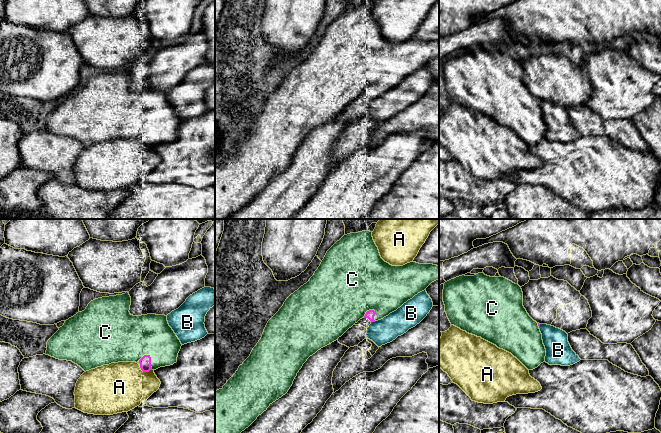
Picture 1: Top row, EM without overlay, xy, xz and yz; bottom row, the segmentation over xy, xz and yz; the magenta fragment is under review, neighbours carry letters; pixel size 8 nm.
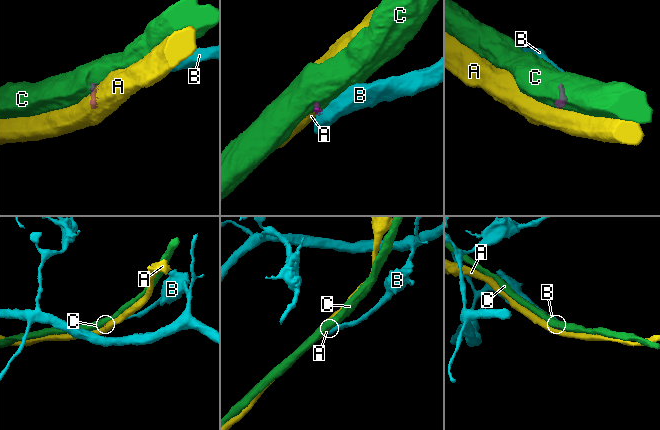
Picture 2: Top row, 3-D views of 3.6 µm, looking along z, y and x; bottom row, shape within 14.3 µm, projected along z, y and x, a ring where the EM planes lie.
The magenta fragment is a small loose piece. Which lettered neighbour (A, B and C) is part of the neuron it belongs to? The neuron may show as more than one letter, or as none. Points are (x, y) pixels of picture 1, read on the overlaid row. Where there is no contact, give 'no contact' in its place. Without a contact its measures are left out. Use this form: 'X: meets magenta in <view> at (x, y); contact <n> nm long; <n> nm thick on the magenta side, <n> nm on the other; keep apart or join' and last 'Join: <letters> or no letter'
A: meets magenta in xy at (145, 371); contact 110 nm long; 100 nm thick on the magenta side, 400 nm on the other; keep apart
B: meets magenta in xz at (373, 321); contact 40 nm long; 70 nm thick on the magenta side, 200 nm on the other; keep apart
C: meets magenta in xy at (150, 360); contact 140 nm long; 100 nm thick on the magenta side, 380 nm on the other; join
Join: C

